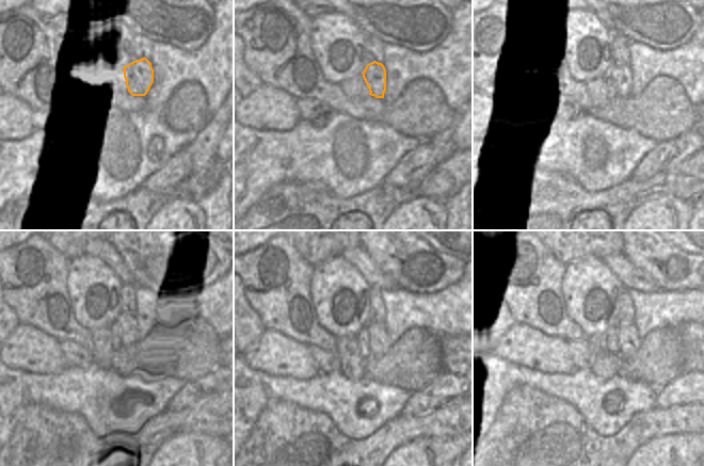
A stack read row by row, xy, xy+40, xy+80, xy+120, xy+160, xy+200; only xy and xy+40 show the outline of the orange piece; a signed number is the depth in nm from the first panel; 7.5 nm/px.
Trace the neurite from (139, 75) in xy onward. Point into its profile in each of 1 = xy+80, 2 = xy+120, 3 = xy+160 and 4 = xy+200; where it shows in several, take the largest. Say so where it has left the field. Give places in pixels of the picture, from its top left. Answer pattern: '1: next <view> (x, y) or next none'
1: next xy+80 (621, 76)
2: next xy+120 (146, 326)
3: next xy+160 (380, 341)
4: next xy+200 (628, 340)

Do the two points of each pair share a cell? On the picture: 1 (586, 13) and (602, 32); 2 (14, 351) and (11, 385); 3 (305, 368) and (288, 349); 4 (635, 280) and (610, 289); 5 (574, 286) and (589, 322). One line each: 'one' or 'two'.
1: one
2: two
3: one
4: two
5: one

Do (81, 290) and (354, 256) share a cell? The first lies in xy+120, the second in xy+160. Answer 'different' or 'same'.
different

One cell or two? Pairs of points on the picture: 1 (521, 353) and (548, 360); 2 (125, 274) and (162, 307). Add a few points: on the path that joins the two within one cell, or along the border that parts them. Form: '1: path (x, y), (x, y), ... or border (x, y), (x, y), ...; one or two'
1: path (527, 353), (542, 354); one
2: border (158, 284), (152, 290); two

